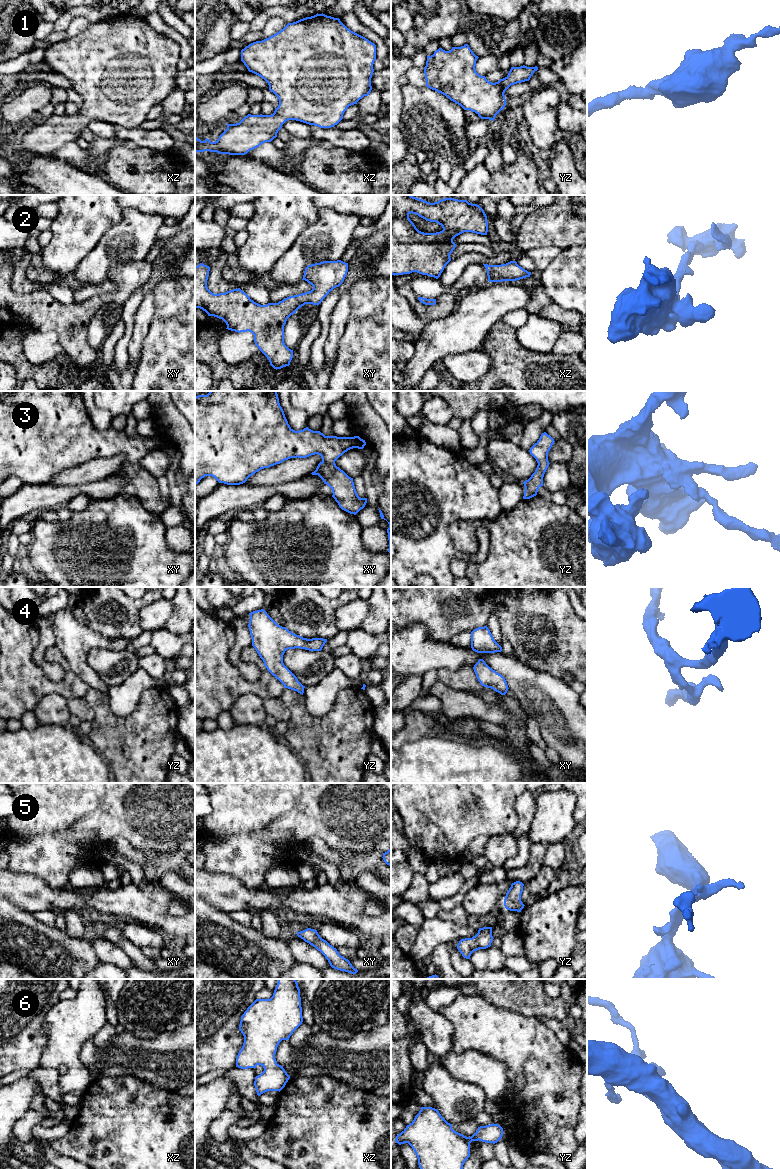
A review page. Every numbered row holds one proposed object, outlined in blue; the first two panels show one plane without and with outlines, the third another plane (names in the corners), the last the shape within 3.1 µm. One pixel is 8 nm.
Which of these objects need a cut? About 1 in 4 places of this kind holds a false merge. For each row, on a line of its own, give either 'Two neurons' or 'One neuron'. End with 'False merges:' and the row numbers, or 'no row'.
1: One neuron
2: One neuron
3: One neuron
4: One neuron
5: One neuron
6: One neuron
False merges: no row

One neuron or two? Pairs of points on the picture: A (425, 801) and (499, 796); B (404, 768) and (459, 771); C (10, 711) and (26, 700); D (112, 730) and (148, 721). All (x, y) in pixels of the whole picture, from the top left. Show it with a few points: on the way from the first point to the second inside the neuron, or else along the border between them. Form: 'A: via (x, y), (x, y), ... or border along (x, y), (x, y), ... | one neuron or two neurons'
A: via (443, 799), (467, 799), (479, 810), (481, 809) | one neuron
B: via (418, 771), (445, 771) | one neuron
C: via (14, 707), (22, 700) | one neuron
D: via (121, 730), (139, 730) | one neuron

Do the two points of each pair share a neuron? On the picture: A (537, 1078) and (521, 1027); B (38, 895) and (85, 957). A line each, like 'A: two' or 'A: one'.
A: one
B: two

